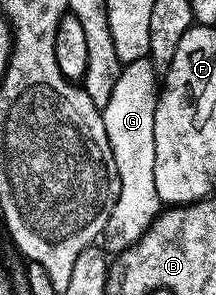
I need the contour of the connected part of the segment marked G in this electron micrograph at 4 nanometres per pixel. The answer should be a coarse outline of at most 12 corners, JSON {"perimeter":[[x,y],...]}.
{"perimeter":[[122,66],[101,112],[119,177],[103,232],[109,253],[159,214],[159,72]]}

